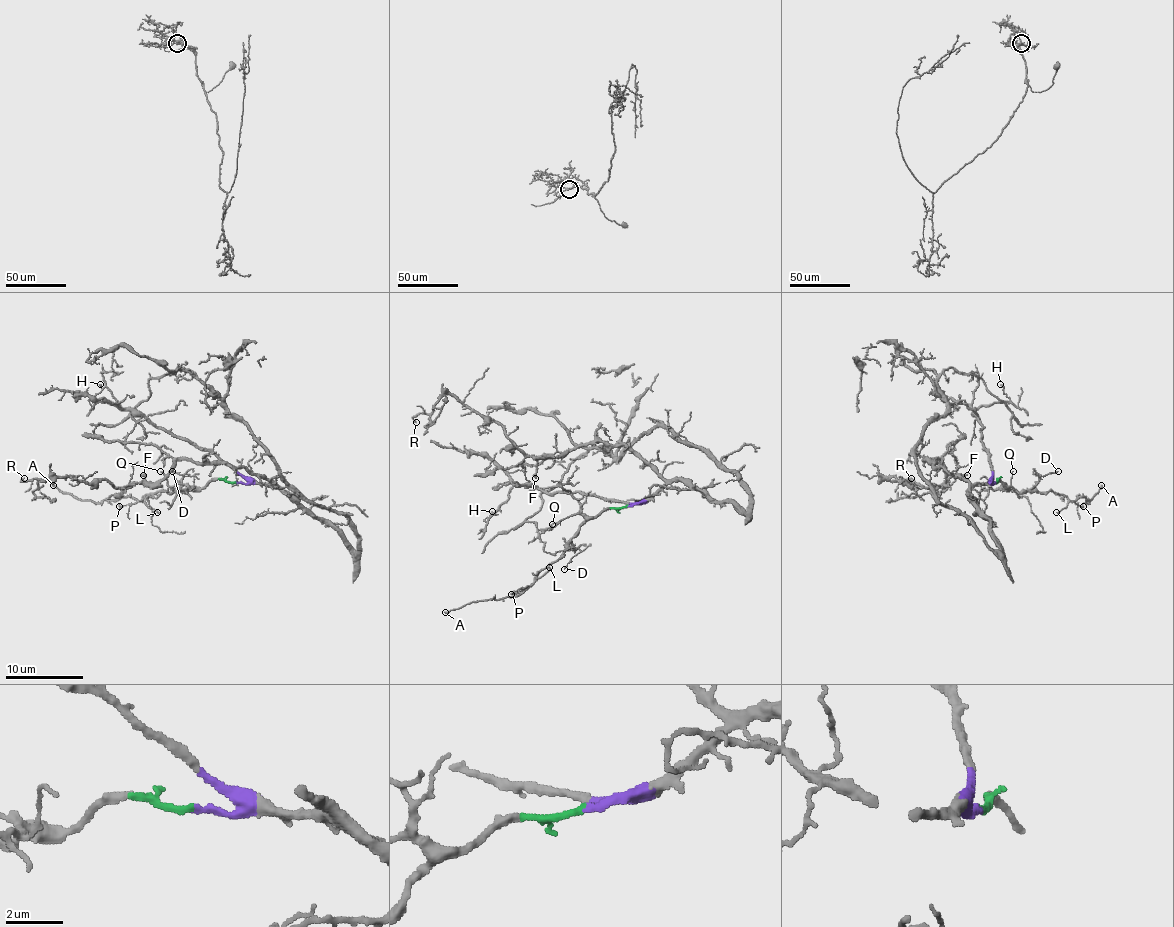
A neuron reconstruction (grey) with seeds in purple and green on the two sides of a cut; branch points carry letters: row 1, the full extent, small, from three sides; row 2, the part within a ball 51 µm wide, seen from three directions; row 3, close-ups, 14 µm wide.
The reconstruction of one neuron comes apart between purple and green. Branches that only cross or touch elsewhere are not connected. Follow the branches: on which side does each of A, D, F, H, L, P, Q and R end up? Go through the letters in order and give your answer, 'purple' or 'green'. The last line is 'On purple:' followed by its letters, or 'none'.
A: green
D: green
F: purple
H: purple
L: green
P: green
Q: green
R: purple
On purple: F, H, R

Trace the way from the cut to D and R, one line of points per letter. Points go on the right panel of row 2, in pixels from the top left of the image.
D: (994, 481), (998, 479), (1006, 487), (1017, 491), (1031, 489), (1043, 477), (1058, 472)
R: (994, 481), (968, 483), (931, 464), (939, 460), (945, 483), (937, 487), (883, 477), (912, 477)

